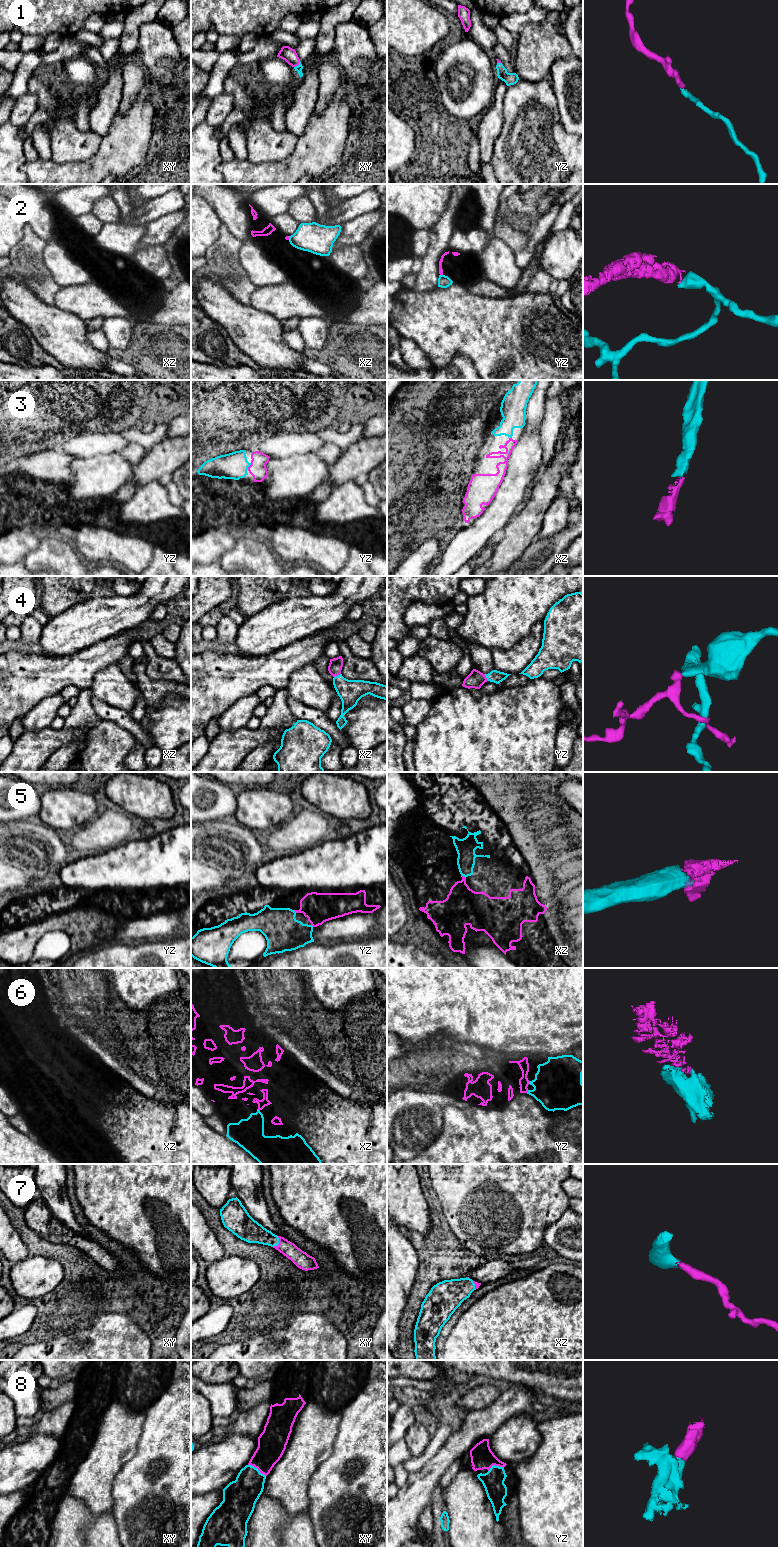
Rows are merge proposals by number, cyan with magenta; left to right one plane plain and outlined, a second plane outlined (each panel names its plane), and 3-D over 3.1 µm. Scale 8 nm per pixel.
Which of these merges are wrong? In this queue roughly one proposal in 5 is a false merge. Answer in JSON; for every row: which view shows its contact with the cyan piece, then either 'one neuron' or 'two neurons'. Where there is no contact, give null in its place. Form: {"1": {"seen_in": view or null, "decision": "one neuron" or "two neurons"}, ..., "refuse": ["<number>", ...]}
{"1": {"seen_in": "xy", "decision": "one neuron"}, "2": {"seen_in": "yz", "decision": "two neurons"}, "3": {"seen_in": "yz", "decision": "one neuron"}, "4": {"seen_in": "xz", "decision": "one neuron"}, "5": {"seen_in": "xz", "decision": "one neuron"}, "6": {"seen_in": "yz", "decision": "one neuron"}, "7": {"seen_in": "xy", "decision": "one neuron"}, "8": {"seen_in": "xy", "decision": "one neuron"}, "refuse": ["2"]}

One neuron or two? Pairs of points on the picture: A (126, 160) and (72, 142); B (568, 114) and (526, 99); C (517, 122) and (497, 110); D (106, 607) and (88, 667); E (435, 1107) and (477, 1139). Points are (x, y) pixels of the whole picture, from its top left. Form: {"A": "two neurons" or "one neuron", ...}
{"A": "two neurons", "B": "two neurons", "C": "two neurons", "D": "two neurons", "E": "two neurons"}

